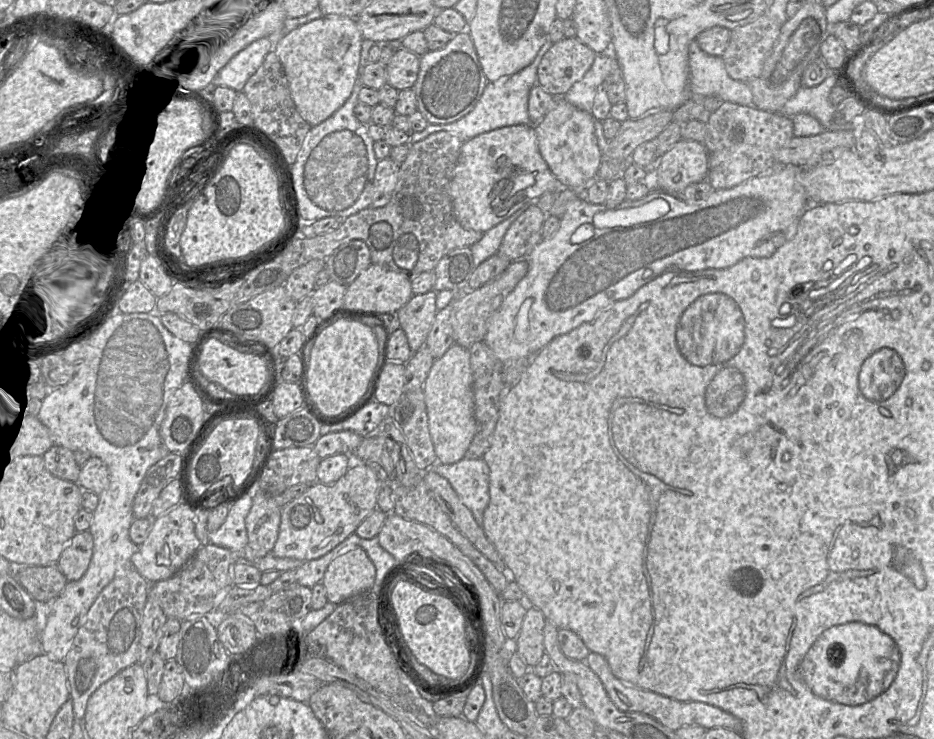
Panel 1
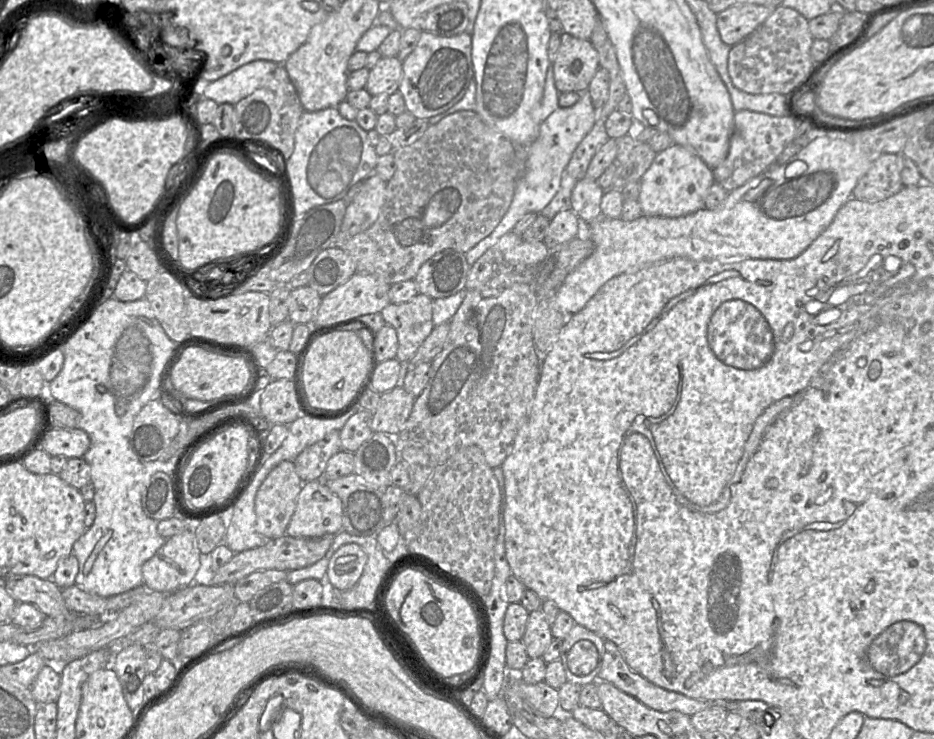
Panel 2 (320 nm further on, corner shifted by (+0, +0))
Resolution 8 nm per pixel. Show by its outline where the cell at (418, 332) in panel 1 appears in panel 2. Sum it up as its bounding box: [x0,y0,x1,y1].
[381,293,434,364]

